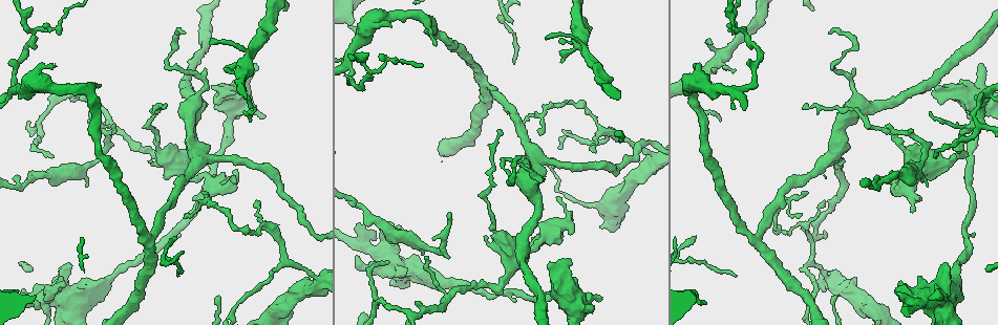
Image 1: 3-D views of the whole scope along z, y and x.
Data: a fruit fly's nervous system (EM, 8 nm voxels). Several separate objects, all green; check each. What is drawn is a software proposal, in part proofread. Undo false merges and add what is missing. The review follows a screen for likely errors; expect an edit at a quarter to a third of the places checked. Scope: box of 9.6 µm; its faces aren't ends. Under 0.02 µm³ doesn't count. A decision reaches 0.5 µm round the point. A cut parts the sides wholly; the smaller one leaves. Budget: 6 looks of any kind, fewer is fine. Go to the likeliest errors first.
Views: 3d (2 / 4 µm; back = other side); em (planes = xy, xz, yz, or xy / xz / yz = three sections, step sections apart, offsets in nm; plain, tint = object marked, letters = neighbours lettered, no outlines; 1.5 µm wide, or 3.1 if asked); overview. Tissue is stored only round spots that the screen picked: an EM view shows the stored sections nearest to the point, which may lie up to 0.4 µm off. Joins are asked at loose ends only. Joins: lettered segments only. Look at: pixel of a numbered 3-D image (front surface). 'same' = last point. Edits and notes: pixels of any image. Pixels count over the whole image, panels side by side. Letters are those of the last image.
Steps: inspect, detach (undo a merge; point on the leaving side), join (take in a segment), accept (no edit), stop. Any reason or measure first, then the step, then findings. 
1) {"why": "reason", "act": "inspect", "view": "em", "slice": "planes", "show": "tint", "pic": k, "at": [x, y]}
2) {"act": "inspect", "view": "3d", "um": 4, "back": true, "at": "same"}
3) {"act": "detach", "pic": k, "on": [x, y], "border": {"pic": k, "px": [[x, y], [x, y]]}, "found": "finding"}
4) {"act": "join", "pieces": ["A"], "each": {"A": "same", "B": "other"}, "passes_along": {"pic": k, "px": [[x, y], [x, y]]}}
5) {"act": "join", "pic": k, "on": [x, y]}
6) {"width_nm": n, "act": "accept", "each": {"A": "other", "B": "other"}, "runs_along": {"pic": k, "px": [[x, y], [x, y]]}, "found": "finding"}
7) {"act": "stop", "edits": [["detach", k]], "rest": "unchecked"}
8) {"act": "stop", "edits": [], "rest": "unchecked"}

{"act": "inspect", "view": "3d", "um": 2, "back": true, "pic": 1, "at": [556, 198]}

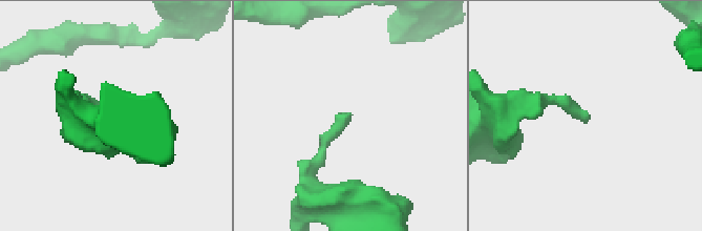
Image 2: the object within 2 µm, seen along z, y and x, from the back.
{"act": "inspect", "view": "em", "slice": "xz", "step": 8, "show": "tint", "pic": 2, "at": [348, 113]}

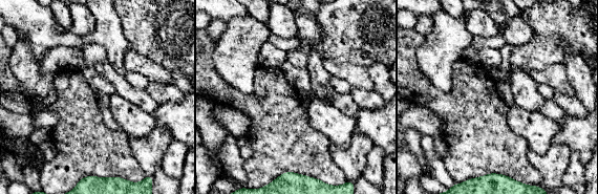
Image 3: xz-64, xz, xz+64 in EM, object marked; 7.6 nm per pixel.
{"act": "inspect", "view": "em", "slice": "planes", "show": "letters", "at": "same"}

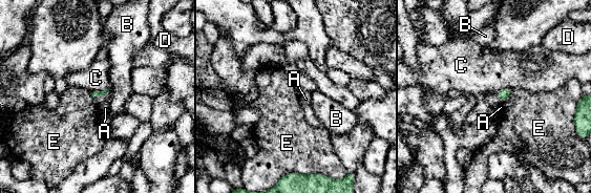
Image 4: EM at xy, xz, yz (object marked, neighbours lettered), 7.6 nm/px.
{"act": "accept", "each": {"A": "other", "B": "other", "C": "other", "D": "other", "E": "other"}, "border": {"pic": 4, "px": [[513, 90], [502, 102]]}, "found": "no lettered segment goes on from it"}

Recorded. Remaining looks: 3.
{"why": "stops while still wide", "act": "inspect", "view": "3d", "um": 2, "pic": 1, "at": [703, 303]}

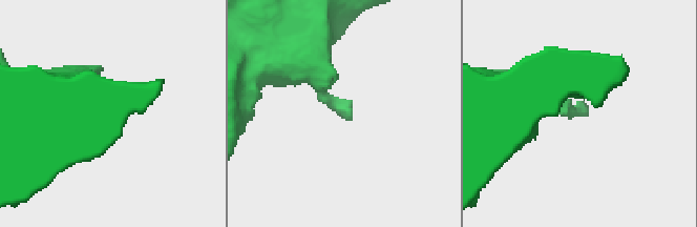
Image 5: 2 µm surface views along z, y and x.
{"act": "inspect", "view": "em", "slice": "xz", "step": 4, "show": "tint", "pic": 5, "at": [585, 116]}

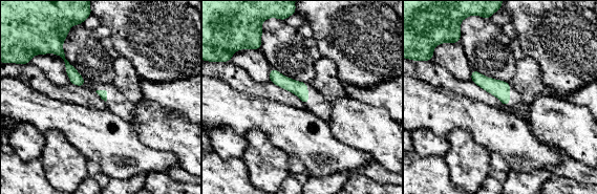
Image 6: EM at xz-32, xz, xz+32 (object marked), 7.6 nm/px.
{"why": "cut it another way", "act": "inspect", "view": "em", "slice": "planes", "show": "letters", "at": "same"}

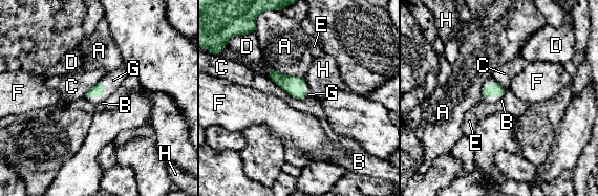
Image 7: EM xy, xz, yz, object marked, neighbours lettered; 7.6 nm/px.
{"act": "join", "pieces": ["G"], "each": {"A": "other", "B": "other", "C": "other", "D": "other", "E": "other", "F": "other", "G": "same", "H": "other"}, "passes_along": {"pic": 7, "px": [[98, 90], [101, 96], [112, 81]]}, "found": "it goes on there"}

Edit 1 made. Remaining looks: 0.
{"act": "stop", "edits": [["join", 7]], "rest": "unchecked"}

